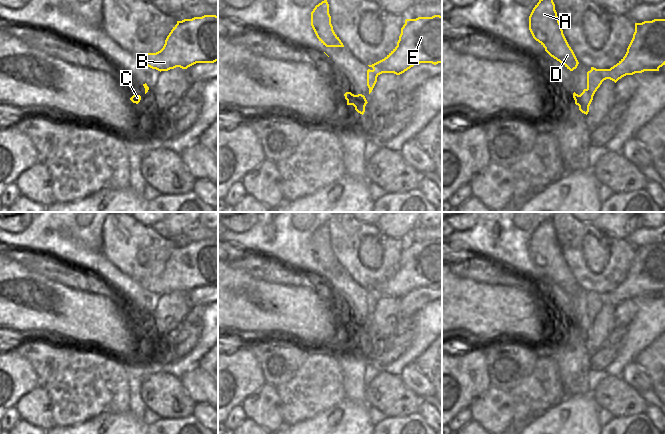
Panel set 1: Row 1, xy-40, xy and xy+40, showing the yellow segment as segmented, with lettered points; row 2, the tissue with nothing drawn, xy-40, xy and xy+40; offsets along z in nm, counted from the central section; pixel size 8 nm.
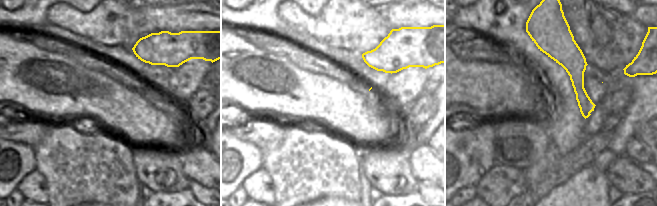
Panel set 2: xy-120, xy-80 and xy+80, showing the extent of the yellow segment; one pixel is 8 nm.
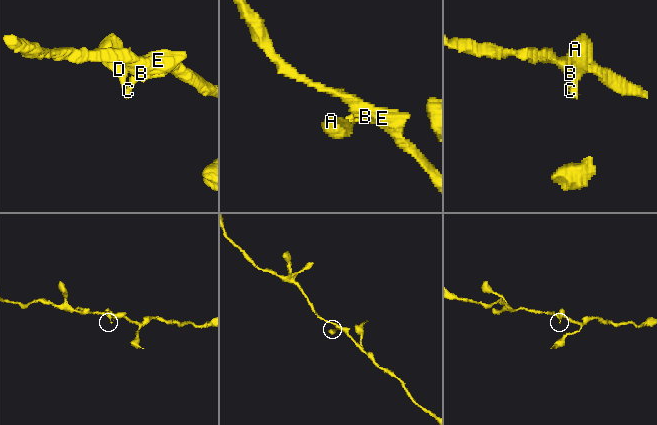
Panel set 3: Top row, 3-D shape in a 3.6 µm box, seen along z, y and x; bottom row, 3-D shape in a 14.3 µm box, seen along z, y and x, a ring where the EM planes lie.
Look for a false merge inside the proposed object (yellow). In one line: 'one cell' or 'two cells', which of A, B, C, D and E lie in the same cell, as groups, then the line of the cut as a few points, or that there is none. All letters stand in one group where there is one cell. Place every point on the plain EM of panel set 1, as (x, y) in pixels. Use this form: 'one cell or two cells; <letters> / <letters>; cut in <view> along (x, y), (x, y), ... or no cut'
two cells; A C D / B E; cut in xy+40 along (600, 293), (600, 299), (603, 304)

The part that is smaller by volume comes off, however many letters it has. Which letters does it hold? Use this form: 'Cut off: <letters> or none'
Cut off: A, C, D

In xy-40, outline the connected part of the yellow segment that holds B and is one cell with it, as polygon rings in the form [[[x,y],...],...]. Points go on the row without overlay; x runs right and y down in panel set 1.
[[[204,239],[177,245],[165,264],[163,272],[156,277],[146,277],[139,281],[146,290],[158,295],[168,295],[176,291],[187,293],[196,287],[218,285],[218,240]]]

